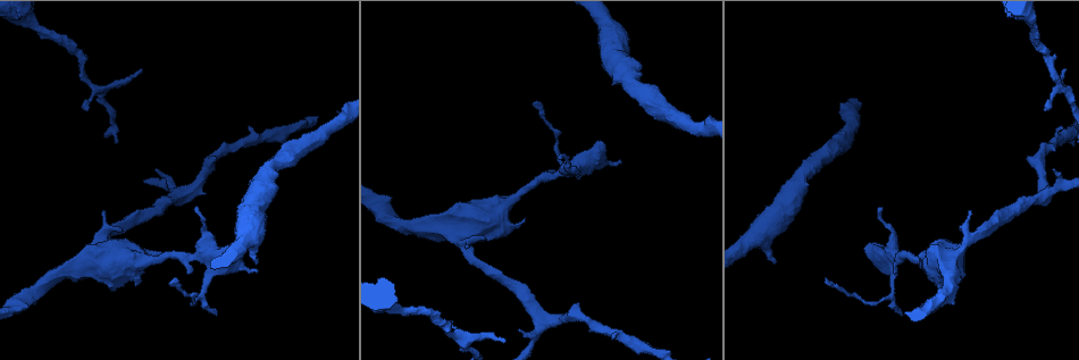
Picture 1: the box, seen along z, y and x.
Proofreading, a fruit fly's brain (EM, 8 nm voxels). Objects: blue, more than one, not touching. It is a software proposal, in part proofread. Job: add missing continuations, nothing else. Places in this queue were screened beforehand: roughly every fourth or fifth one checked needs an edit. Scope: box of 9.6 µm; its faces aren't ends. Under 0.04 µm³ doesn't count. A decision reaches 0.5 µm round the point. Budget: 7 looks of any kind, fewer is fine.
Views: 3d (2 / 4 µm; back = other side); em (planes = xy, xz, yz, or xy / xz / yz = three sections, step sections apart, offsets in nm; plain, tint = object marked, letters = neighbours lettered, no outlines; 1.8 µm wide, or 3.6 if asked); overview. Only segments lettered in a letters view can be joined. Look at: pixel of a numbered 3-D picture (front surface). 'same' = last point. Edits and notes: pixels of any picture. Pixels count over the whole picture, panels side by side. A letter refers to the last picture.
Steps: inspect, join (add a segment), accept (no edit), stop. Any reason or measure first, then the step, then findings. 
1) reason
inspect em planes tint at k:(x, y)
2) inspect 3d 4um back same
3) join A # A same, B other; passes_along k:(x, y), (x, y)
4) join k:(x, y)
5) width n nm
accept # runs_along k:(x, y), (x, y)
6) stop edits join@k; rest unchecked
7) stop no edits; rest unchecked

an open end
inspect 3d 2um at 1:(1064, 69)

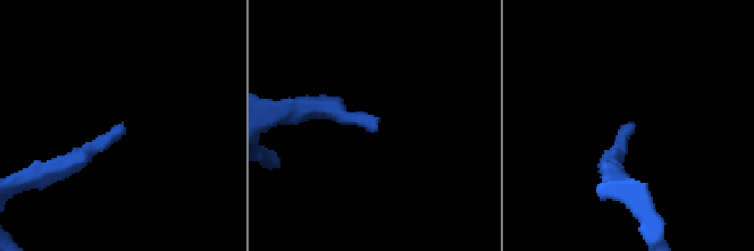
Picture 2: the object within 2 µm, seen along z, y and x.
shape alone is not enough
inspect em planes tint at 2:(374, 117)

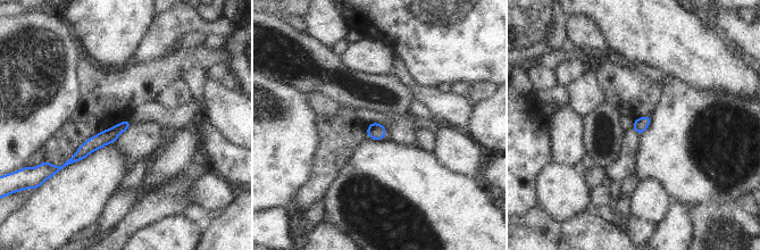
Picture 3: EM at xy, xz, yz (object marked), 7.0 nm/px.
see the neighbours
inspect em planes letters same

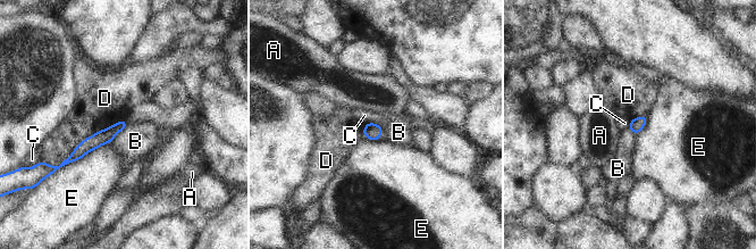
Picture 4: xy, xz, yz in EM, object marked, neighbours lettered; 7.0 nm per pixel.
width 100 nm; longest_contact D 600 nm
accept # A other, B other, C other, D other, E other; no lettered segment goes on from it

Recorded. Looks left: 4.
an open end
inspect 3d 2um at 1:(962, 230)

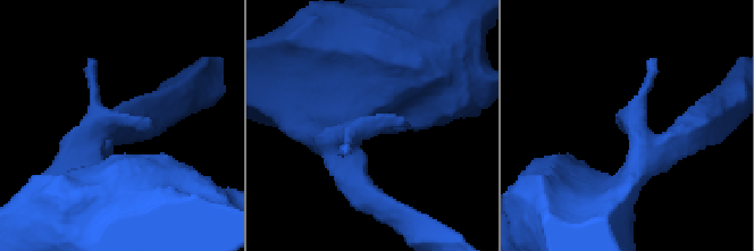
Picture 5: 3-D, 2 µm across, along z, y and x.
shape alone is not enough
inspect em planes letters at 5:(624, 122)

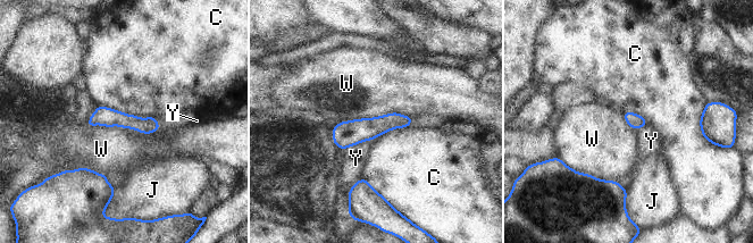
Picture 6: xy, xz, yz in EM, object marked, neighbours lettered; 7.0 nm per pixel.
accept # C other, J other, W other, Y other; border 6:(85, 122), (142, 133), (159, 130); none of them fits

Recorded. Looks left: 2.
an open end
inspect em planes letters at 1:(257, 262)

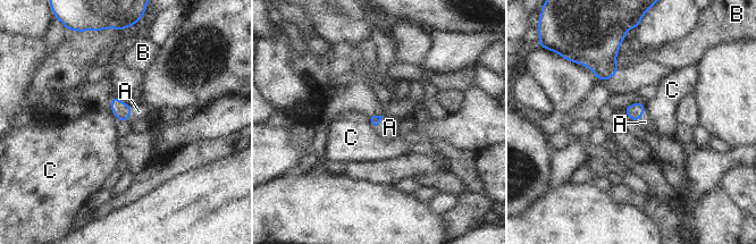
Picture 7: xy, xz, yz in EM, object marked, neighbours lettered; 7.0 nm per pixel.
join A # A same, B other, C other; passes_along 7:(635, 111), (643, 114), (645, 122); the cell continues

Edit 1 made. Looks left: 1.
stop edits join@7; rest unchecked

